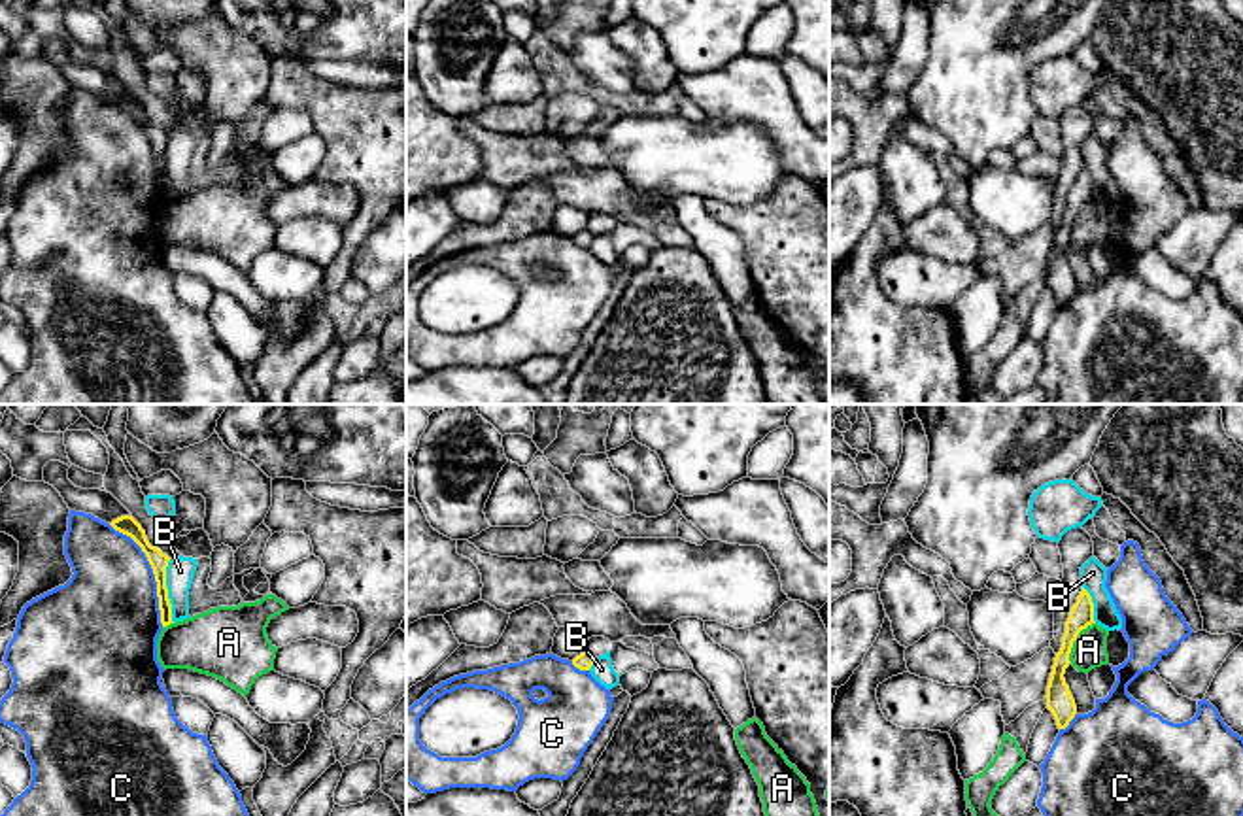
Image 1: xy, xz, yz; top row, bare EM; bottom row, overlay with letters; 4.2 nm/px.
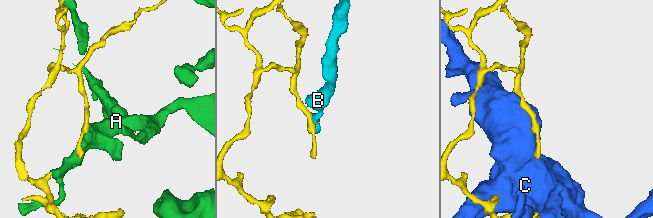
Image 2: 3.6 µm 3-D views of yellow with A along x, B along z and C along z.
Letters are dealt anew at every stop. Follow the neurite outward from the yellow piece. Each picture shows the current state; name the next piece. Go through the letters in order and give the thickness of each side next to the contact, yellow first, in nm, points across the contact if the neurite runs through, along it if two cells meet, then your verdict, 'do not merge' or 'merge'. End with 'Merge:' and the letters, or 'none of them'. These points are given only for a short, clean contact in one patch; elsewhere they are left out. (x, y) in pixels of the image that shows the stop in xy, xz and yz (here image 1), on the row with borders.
A: 100 nm thick on the yellow side, 150 nm on the other; border along yz (1094, 622), (1079, 633), (1070, 662); do not merge
B: 80 nm thick on the yellow side, 120 nm on the other; border along xy (169, 560), (167, 597), (174, 622); do not merge
C: 80 nm thick on the yellow side, 420 nm on the other; do not merge
Merge: none of them

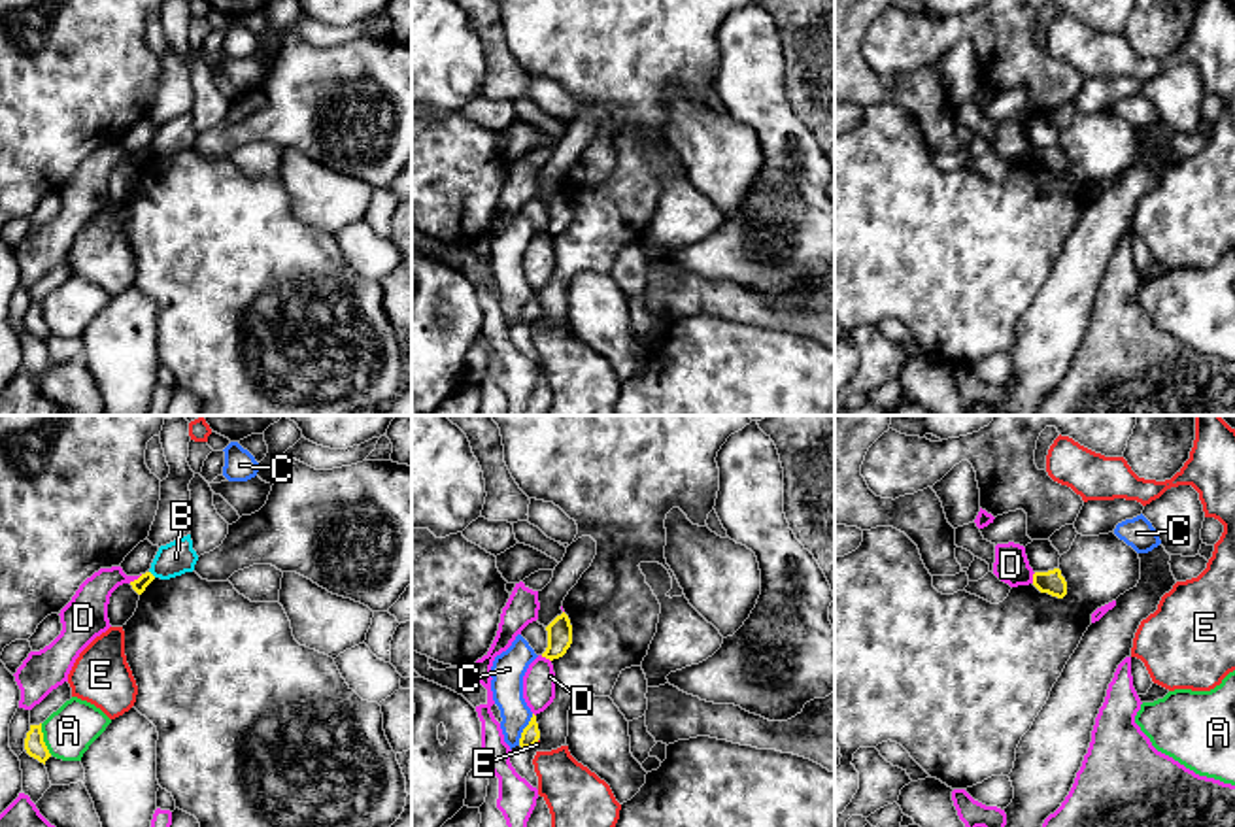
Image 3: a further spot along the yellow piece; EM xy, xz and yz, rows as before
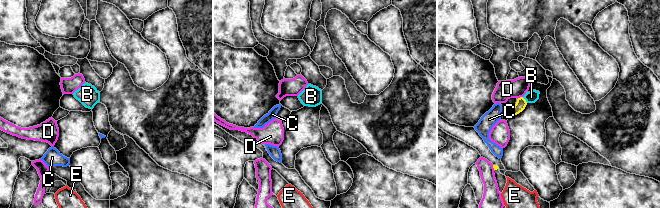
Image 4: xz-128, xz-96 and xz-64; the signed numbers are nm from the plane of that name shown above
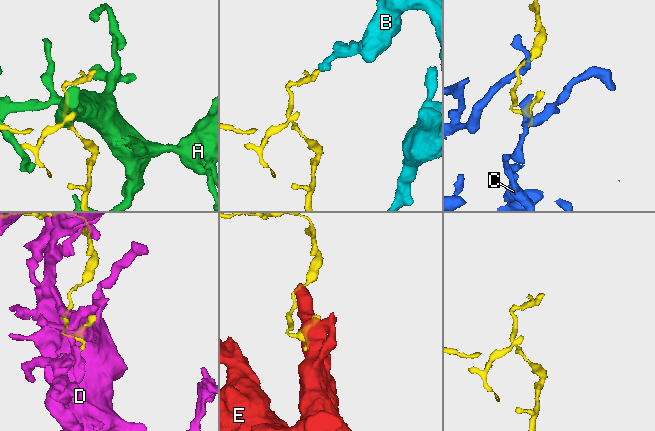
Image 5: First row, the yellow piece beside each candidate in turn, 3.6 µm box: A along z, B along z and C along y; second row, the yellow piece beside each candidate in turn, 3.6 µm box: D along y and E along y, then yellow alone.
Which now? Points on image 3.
A: 90 nm thick on the yellow side, 200 nm on the other; do not merge
B: 60 nm thick on the yellow side, 140 nm on the other; border along xy (150, 571), (155, 576); do not merge
C: 80 nm thick on the yellow side, 140 nm on the other; do not merge
D: 60 nm thick on the yellow side, 180 nm on the other; do not merge
E: 80 nm thick on the yellow side, 20 nm on the other; do not merge
Merge: none of them

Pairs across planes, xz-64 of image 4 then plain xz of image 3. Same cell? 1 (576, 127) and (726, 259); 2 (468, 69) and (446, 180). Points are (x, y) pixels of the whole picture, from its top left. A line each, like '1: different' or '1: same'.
1: same
2: same

